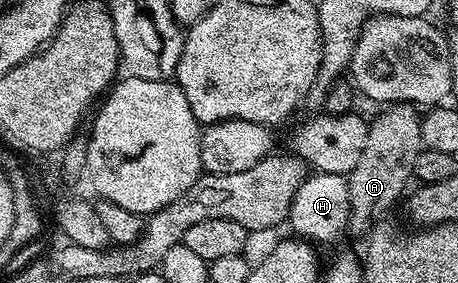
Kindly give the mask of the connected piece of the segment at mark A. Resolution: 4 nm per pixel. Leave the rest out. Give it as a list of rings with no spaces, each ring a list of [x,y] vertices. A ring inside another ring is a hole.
[[[392,102],[385,108],[388,108],[385,112],[378,113],[373,120],[371,118],[362,158],[358,158],[358,166],[354,166],[354,170],[347,175],[350,190],[348,232],[352,234],[371,232],[399,202],[400,195],[402,200],[409,191],[408,180],[413,179],[414,161],[424,147],[420,129],[421,113],[416,113],[412,109],[415,107],[408,102]]]

